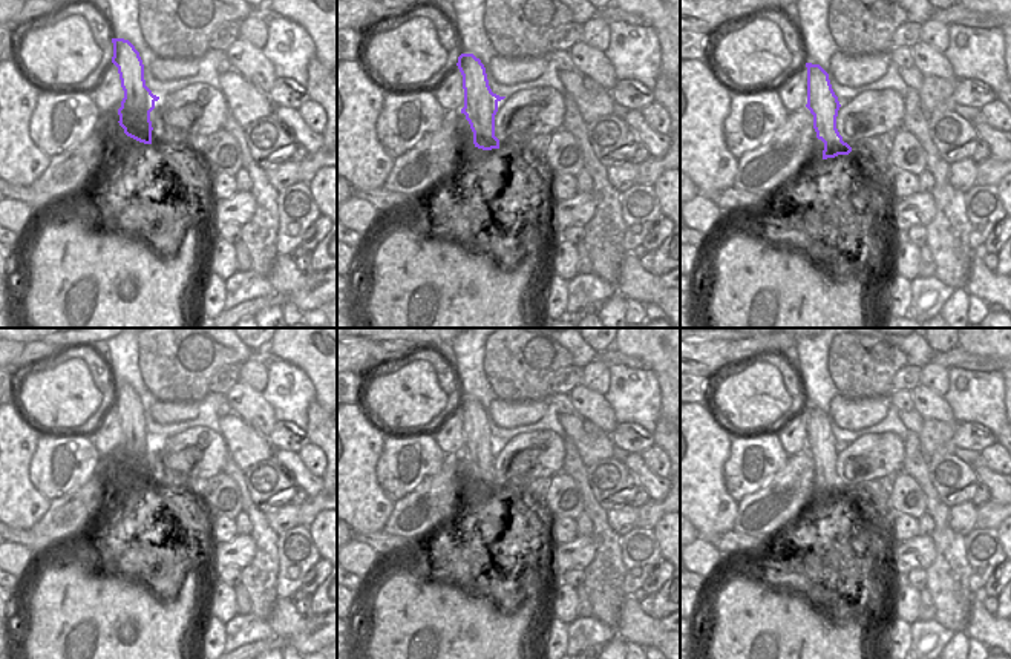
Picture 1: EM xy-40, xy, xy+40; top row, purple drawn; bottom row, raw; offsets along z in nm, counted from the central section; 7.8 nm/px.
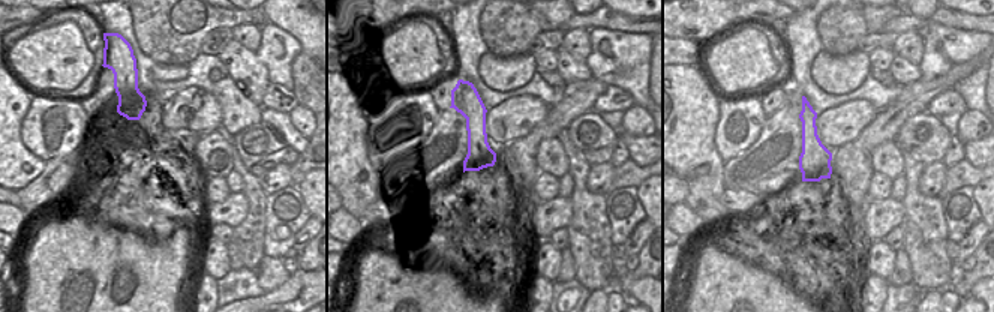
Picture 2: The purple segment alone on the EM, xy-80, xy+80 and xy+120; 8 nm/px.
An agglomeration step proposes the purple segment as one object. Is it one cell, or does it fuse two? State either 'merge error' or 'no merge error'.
no merge error

